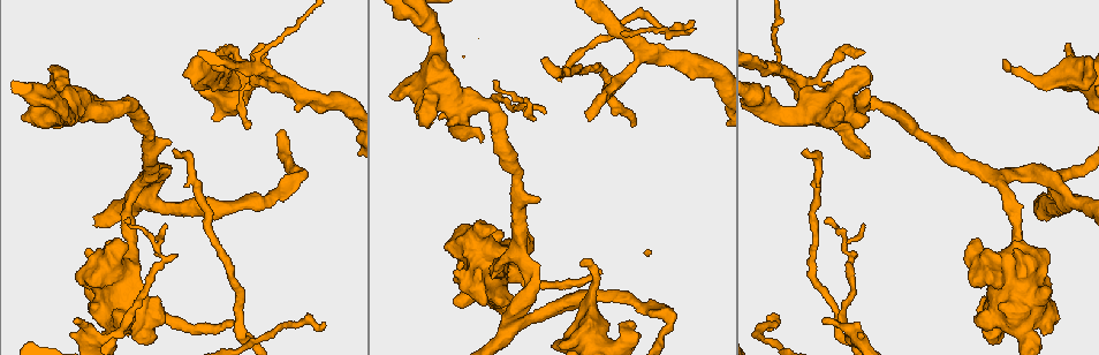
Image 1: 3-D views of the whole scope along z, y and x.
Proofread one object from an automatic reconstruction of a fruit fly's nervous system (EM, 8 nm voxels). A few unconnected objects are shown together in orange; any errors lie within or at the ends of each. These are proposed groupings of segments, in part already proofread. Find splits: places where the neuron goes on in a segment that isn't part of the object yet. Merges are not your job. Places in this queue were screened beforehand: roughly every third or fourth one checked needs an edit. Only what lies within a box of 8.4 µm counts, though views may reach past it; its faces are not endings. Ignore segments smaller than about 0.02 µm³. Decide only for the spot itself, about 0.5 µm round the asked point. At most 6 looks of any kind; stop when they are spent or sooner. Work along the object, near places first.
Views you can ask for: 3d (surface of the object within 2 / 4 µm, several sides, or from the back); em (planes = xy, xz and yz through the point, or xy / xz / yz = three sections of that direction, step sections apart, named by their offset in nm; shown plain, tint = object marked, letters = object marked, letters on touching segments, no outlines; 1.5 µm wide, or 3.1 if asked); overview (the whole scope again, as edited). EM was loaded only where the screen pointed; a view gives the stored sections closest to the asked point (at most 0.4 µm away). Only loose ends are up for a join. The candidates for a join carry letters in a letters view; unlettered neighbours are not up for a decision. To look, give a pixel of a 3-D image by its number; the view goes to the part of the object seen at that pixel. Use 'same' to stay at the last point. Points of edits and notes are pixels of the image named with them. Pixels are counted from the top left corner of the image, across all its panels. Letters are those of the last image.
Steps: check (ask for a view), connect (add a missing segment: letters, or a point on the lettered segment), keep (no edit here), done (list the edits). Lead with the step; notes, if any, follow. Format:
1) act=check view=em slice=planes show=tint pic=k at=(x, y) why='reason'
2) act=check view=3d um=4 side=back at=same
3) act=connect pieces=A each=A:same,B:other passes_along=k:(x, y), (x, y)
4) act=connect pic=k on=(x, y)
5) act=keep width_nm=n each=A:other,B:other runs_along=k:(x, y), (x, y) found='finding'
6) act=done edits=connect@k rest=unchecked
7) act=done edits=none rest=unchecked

act=check view=em slice=xz step=8 show=letters pic=1 at=(1069, 44) why='free end'

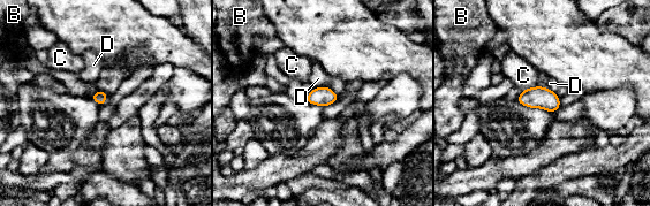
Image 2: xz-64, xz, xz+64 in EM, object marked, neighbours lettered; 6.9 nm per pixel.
act=check view=em slice=planes show=letters at=same

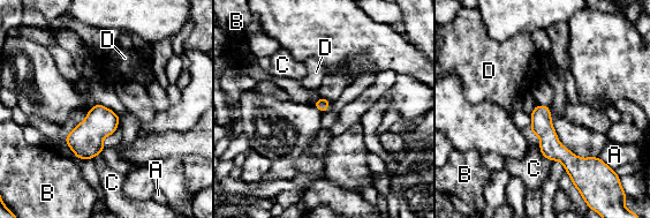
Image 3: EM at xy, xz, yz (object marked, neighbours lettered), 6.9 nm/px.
act=keep each=A:other,B:other,C:other,D:other found='none of them fits'

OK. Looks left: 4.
act=check view=3d um=2 side=back pic=1 at=(588, 119) why='an open end'

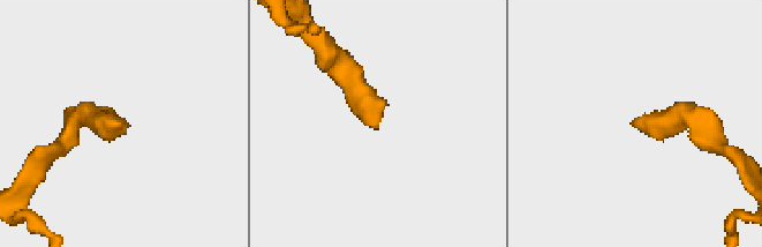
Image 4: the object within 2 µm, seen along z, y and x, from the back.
act=check view=em slice=planes show=tint pic=4 at=(636, 119)

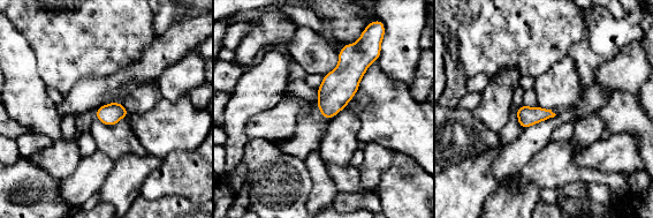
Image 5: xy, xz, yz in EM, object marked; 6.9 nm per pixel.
act=check view=em slice=planes show=letters at=same why='see the neighbours'

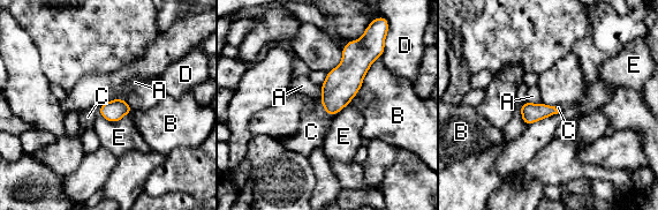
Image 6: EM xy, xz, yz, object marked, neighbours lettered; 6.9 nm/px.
act=connect pieces=C longest_contact=B:260nm each=A:other,B:other,C:same,D:other,E:other passes_along=6:(113, 111), (100, 112), (88, 117) found='it goes on there'

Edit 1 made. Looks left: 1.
act=check view=em slice=planes show=letters pic=1 at=(233, 323) why='free end'

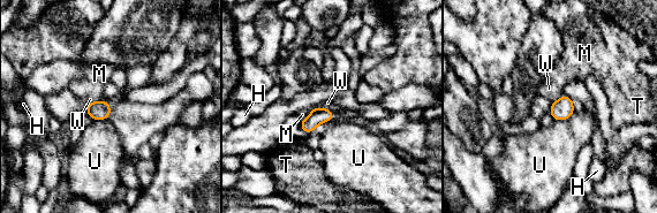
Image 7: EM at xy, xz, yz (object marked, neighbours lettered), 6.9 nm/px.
act=keep width_nm=120 longest_contact=U:160nm each=H:other,M:other,T:other,U:other,W:other found='no lettered segment goes on from it'

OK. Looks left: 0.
act=done edits=connect@6 rest=unchecked

